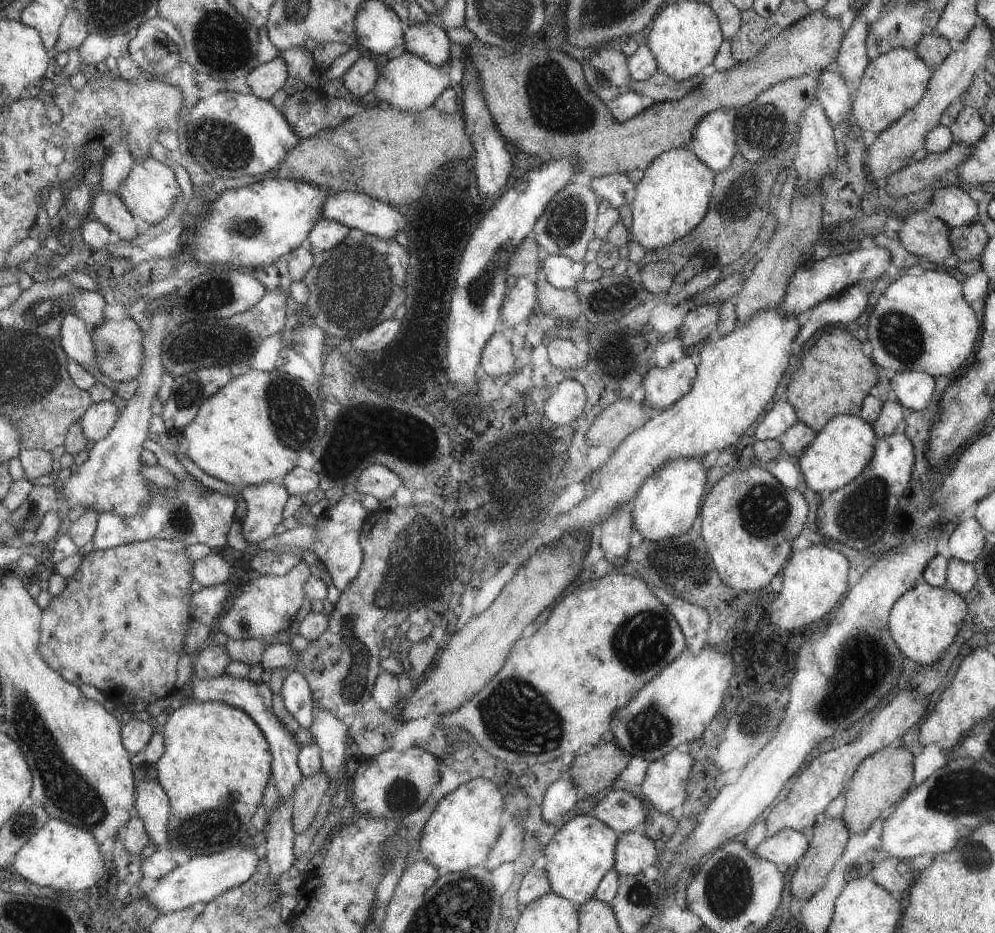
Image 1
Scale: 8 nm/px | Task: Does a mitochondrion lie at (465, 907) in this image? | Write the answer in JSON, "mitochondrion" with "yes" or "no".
{"mitochondrion":"yes"}

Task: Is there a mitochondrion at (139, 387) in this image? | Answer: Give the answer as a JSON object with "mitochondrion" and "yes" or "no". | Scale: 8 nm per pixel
{"mitochondrion":"no"}

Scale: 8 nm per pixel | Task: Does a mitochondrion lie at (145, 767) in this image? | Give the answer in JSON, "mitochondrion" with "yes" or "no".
{"mitochondrion":"no"}

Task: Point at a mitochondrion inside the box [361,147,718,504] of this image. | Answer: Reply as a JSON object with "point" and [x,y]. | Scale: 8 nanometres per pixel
{"point":[565,223]}

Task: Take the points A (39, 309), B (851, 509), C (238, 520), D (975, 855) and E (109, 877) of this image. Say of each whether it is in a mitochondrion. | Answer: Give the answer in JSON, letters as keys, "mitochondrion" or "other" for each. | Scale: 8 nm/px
{"A":"mitochondrion","B":"mitochondrion","C":"other","D":"mitochondrion","E":"other"}

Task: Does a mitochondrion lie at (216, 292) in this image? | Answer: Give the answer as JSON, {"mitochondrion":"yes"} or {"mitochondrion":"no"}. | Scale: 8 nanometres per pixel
{"mitochondrion":"yes"}

